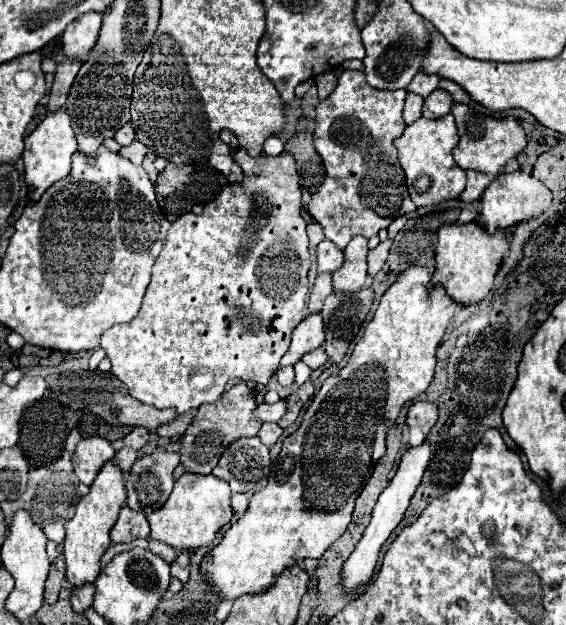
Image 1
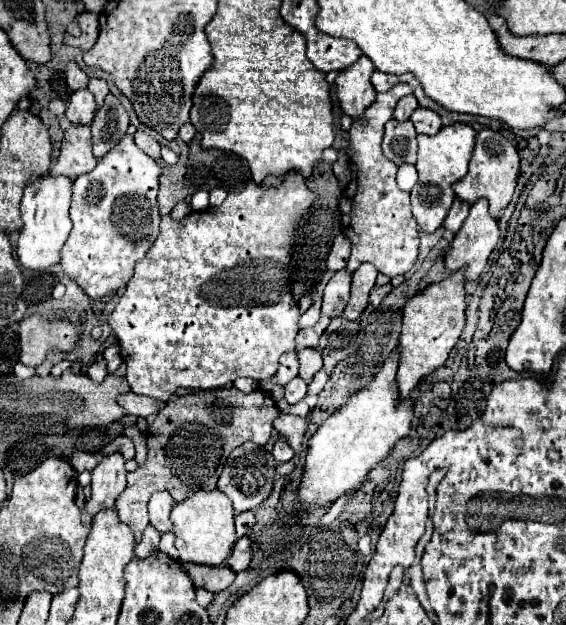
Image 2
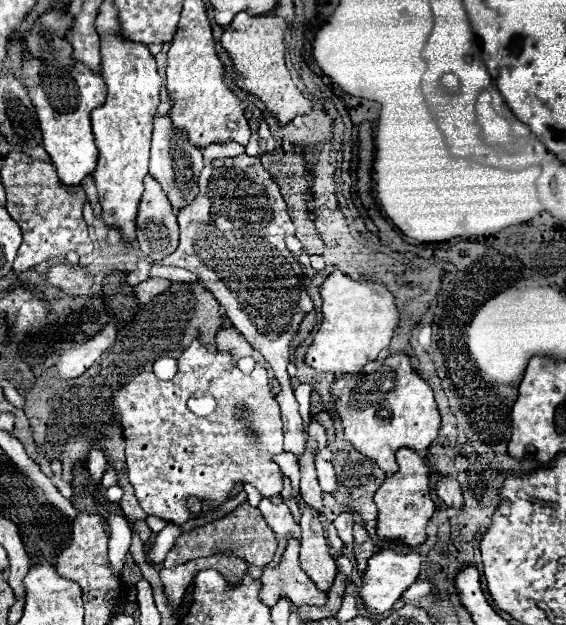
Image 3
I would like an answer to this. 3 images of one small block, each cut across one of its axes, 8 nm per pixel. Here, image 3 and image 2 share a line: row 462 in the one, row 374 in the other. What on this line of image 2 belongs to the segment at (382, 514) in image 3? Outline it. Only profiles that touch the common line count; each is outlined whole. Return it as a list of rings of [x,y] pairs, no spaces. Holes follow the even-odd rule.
[[[456,272],[448,280],[440,284],[432,284],[426,290],[422,290],[418,296],[410,298],[404,306],[404,318],[402,318],[402,332],[398,342],[400,352],[400,368],[398,368],[398,390],[400,400],[406,400],[408,394],[420,384],[420,380],[434,370],[438,370],[454,344],[458,342],[464,324],[466,324],[466,292],[464,292],[464,274]]]

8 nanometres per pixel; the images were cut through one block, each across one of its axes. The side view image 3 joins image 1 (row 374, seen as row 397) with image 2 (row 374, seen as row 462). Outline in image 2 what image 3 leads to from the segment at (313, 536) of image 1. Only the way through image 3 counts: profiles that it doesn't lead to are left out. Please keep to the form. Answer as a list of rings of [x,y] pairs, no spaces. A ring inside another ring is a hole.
[[[394,350],[384,362],[382,370],[372,382],[358,394],[354,394],[346,406],[334,412],[312,436],[306,456],[306,470],[300,482],[298,500],[304,504],[328,504],[344,494],[354,494],[364,482],[366,474],[390,454],[396,440],[410,434],[412,400],[400,400],[398,384],[398,350]]]

